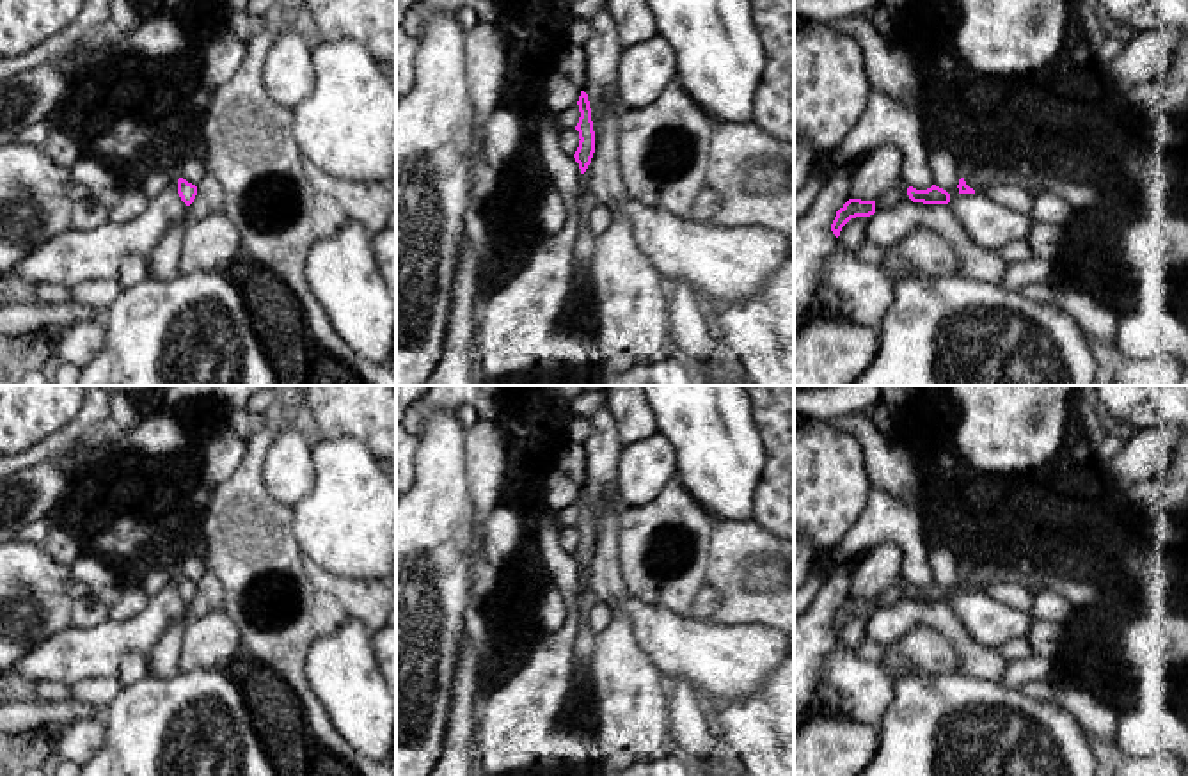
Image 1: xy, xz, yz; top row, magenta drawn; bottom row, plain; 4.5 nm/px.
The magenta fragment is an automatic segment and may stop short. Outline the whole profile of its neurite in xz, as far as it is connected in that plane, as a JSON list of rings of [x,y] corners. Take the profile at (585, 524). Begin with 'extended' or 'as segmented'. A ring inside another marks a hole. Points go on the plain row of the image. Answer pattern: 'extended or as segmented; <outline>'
as segmented; [[[581,488],[577,503],[579,503],[581,515],[575,527],[579,529],[581,538],[574,556],[579,561],[581,572],[584,572],[595,550],[595,529],[591,519],[591,506],[590,506],[588,492],[584,488]]]

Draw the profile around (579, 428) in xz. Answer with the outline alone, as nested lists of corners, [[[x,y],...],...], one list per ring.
[[[572,412],[572,419],[568,421],[566,426],[566,435],[570,442],[584,444],[586,439],[591,435],[591,432],[593,432],[593,424],[590,417],[582,417]]]

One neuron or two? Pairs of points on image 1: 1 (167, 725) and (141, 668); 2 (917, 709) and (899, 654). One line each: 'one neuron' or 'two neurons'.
1: two neurons
2: two neurons

